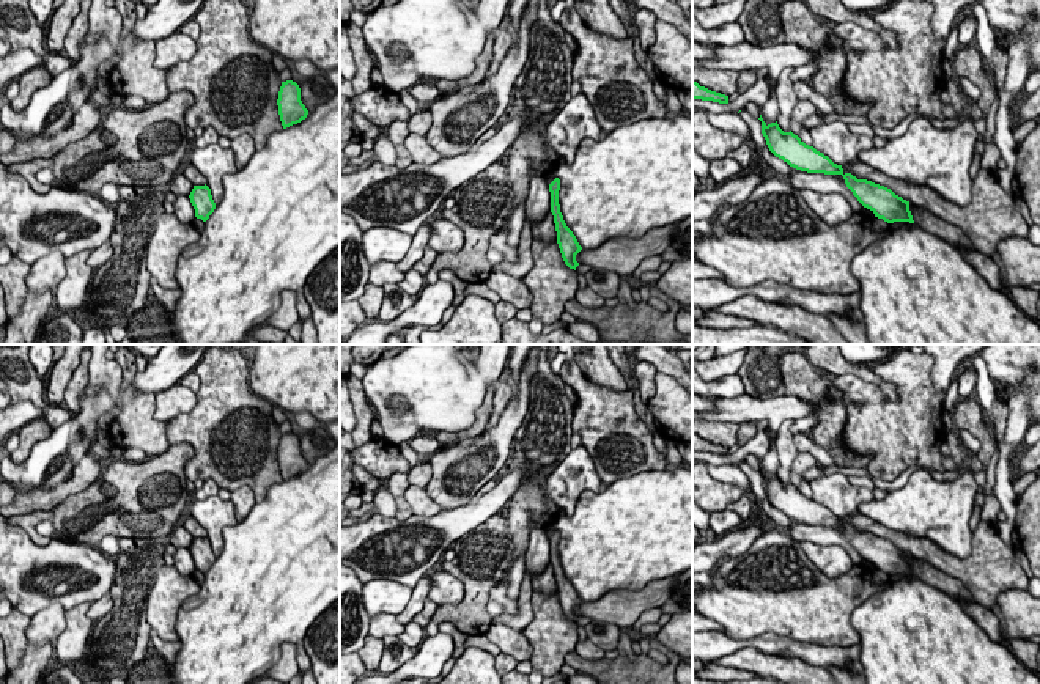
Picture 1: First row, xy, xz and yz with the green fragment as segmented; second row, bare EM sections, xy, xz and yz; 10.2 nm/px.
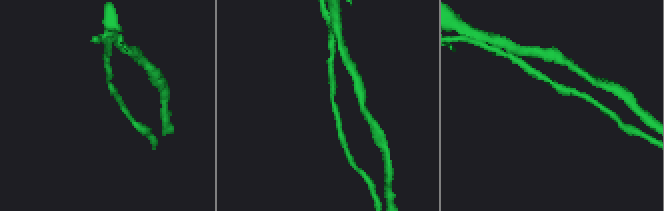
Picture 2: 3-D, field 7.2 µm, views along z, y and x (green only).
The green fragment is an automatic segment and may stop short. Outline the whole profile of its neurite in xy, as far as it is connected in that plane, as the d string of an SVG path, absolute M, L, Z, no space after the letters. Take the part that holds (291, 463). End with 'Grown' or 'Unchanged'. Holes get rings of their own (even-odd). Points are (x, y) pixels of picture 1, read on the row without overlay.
M293 432L282 434L277 458L283 481L301 475L308 467L308 462L301 453L301 440Z. Unchanged

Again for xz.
M555 530L549 536L549 544L551 544L551 564L554 568L554 576L557 583L557 596L565 616L570 621L576 623L576 620L579 618L579 615L576 613L576 607L582 602L582 599L579 598L576 588L563 572L563 568L560 564L560 557L559 557L559 542L560 542L560 531Z. Unchanged

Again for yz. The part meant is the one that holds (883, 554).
M760 467L762 486L769 503L787 514L790 519L807 525L842 527L846 539L857 553L870 561L875 569L887 576L909 574L914 576L909 553L895 547L891 541L867 531L857 531L851 525L845 525L842 517L834 516L828 508L806 497L791 483L784 484L777 473L766 476Z. Unchanged

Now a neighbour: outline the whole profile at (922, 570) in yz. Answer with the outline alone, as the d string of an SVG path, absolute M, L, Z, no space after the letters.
M909 555L909 563L911 563L914 577L920 579L922 582L944 591L955 601L964 599L968 602L975 602L971 591L958 579L950 577L949 574L931 566L930 563L911 555Z

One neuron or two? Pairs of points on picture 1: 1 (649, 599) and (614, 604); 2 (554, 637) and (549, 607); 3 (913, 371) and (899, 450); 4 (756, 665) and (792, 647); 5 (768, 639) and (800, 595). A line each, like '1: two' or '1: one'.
1: one
2: one
3: one
4: two
5: two

